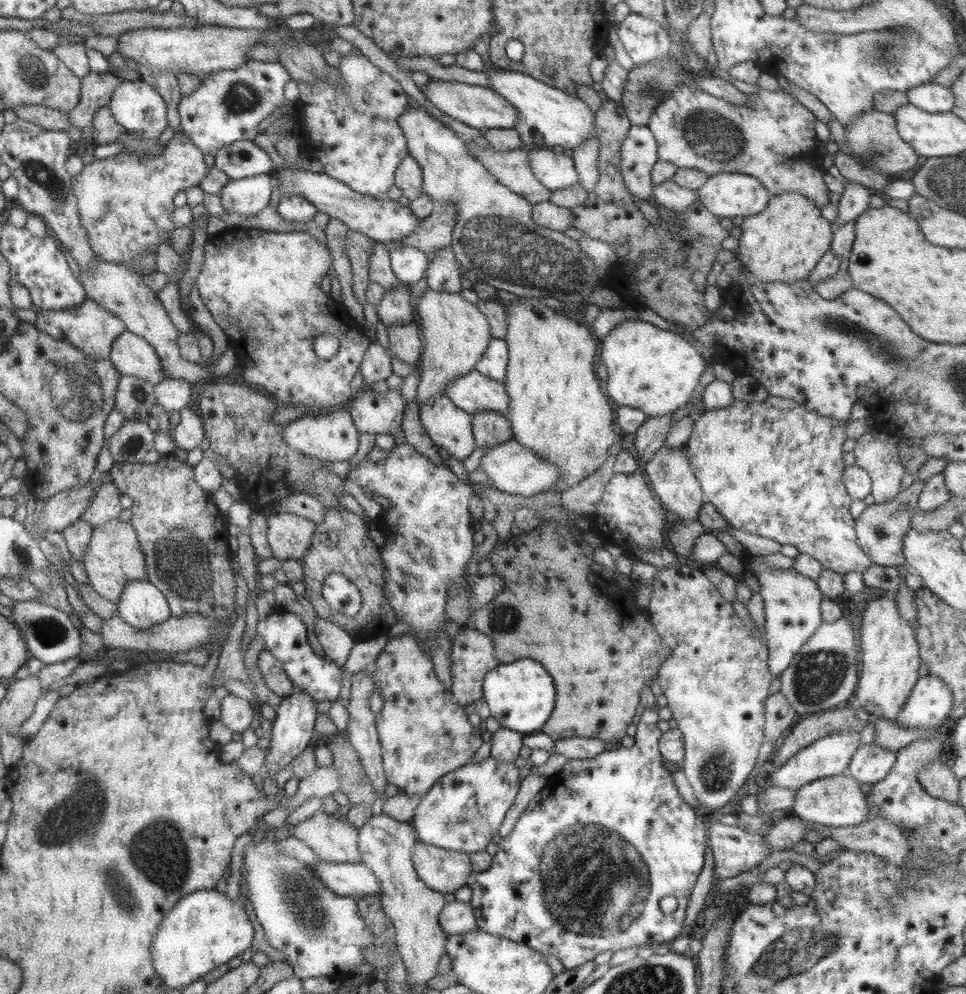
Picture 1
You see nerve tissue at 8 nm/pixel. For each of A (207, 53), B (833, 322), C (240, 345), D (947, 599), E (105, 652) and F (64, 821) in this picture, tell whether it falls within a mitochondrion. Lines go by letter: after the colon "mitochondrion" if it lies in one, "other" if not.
A: other
B: mitochondrion
C: other
D: other
E: other
F: mitochondrion

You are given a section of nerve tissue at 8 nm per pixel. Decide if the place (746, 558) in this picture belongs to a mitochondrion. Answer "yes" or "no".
no

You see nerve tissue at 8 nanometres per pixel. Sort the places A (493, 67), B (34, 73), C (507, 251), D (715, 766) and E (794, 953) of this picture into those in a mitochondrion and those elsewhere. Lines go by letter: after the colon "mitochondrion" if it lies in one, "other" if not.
A: other
B: mitochondrion
C: mitochondrion
D: mitochondrion
E: mitochondrion

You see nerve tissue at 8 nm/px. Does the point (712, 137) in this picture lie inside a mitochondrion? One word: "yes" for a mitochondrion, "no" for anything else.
yes

